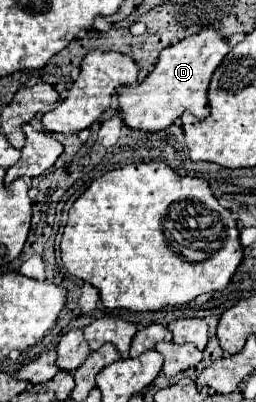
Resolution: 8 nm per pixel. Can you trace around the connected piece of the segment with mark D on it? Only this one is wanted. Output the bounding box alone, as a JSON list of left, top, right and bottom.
[117,27,231,131]

